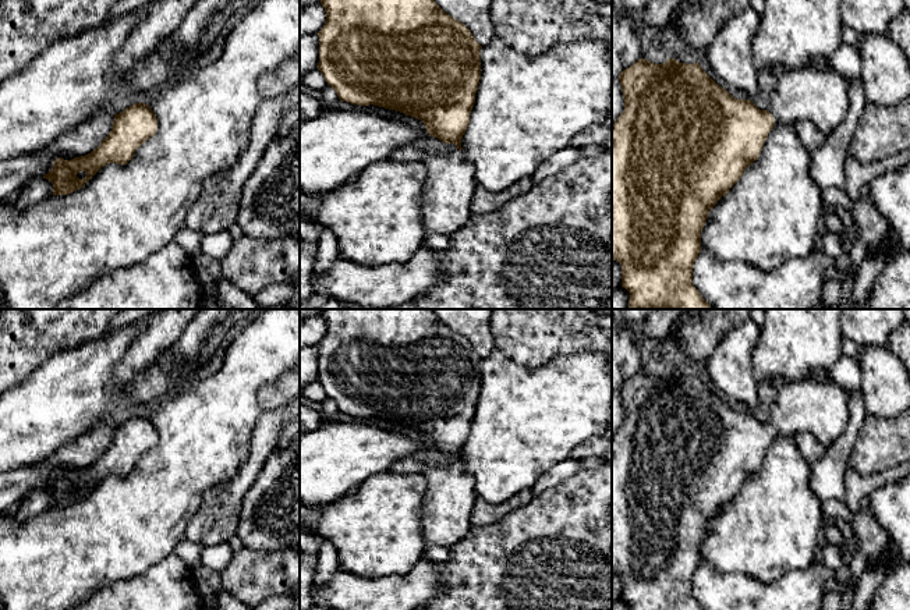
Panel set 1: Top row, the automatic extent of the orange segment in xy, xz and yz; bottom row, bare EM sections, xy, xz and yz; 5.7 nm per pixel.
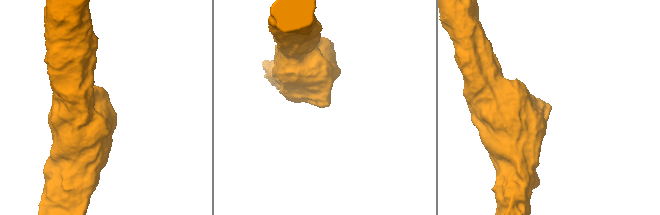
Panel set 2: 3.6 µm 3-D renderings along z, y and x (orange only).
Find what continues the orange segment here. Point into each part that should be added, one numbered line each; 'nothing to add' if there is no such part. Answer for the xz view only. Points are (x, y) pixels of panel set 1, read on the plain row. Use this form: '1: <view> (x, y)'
1: xz (448, 502)

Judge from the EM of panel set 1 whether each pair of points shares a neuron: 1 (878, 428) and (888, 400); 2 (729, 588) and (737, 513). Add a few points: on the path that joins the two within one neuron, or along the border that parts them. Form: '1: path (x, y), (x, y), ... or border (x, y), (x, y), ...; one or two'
1: border (867, 414), (895, 418); two
2: border (703, 556), (721, 573), (746, 574), (762, 581); two

